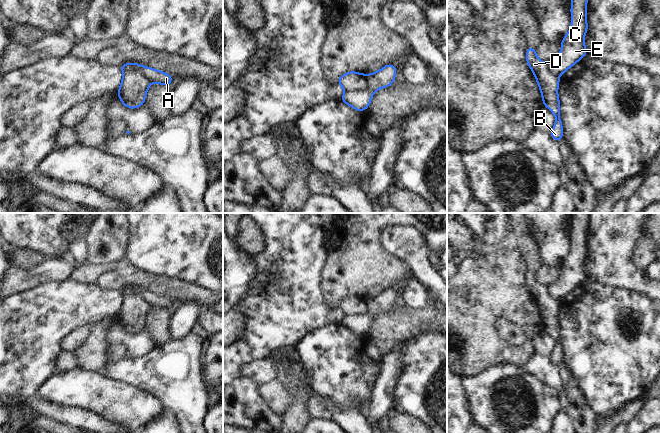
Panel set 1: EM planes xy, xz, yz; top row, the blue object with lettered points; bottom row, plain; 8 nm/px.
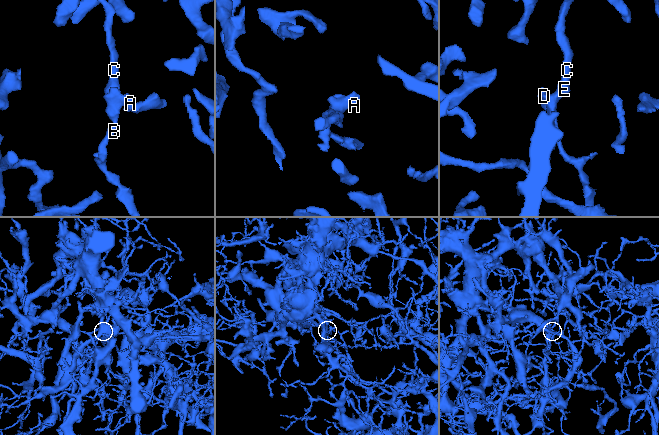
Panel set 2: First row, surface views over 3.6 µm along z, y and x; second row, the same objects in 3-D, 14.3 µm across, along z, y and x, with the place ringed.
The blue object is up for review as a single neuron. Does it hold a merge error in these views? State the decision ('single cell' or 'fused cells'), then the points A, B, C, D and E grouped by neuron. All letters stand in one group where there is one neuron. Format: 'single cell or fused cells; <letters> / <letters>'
fused cells; A C E / B D

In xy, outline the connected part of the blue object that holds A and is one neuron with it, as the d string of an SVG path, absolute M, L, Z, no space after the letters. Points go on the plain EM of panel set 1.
M124 287L122 290L130 289L131 292L137 292L144 299L144 301L150 306L154 308L162 308L165 310L169 310L173 304L168 297L163 295L155 294L151 291L145 291L138 287Z

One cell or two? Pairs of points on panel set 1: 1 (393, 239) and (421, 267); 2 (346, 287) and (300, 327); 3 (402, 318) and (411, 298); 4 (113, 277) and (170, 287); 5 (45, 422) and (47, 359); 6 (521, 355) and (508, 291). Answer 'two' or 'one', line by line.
1: one
2: two
3: two
4: one
5: two
6: one

